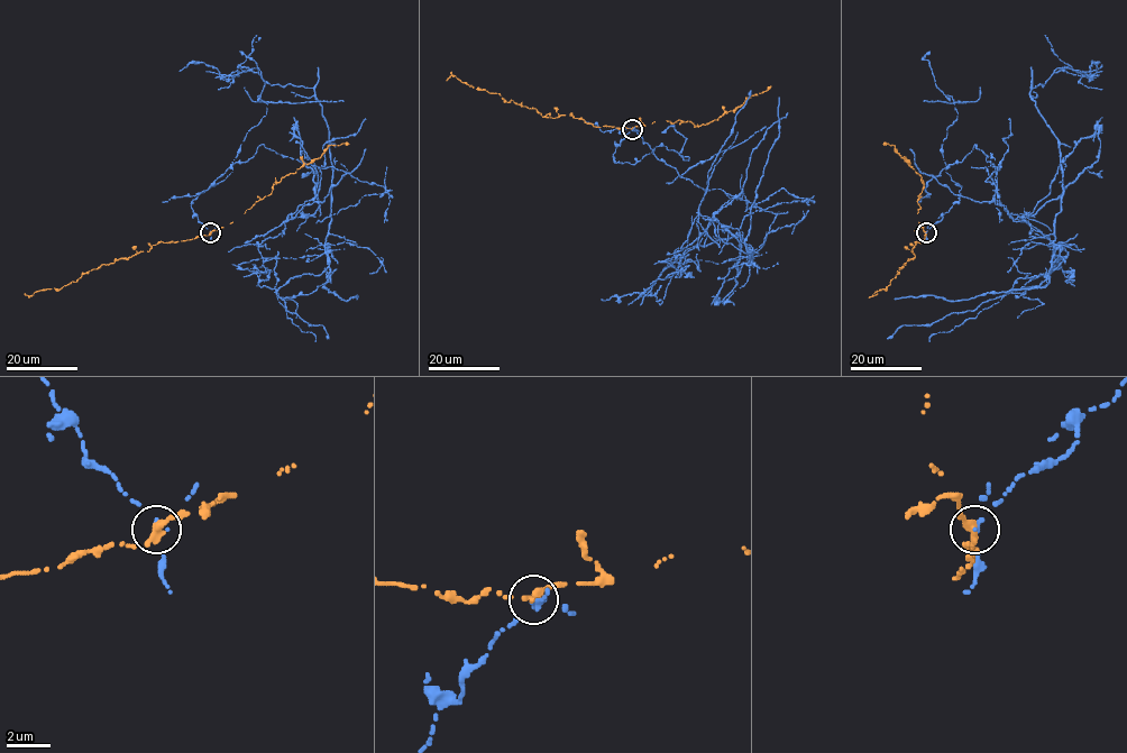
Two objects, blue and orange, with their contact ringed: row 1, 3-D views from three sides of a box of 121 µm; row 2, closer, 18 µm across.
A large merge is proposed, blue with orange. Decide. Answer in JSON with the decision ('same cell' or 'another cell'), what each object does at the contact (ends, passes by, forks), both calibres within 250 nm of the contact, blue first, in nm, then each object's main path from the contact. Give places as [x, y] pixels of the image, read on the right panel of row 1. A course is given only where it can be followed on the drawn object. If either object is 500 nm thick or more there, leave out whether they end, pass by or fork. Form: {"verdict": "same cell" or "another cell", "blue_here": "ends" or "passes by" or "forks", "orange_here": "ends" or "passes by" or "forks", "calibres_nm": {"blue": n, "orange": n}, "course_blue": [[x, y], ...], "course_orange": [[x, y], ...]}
{"verdict": "another cell", "blue_here": "ends", "orange_here": "passes by", "calibres_nm": {"blue": 180, "orange": 320}, "course_blue": [[926, 232], [976, 145], [1053, 271], [1011, 290], [1046, 275], [1063, 194], [1031, 90], [1096, 71]], "course_orange": [[926, 232], [924, 241], [916, 241], [913, 249], [915, 257], [903, 264], [887, 288], [877, 293]]}

